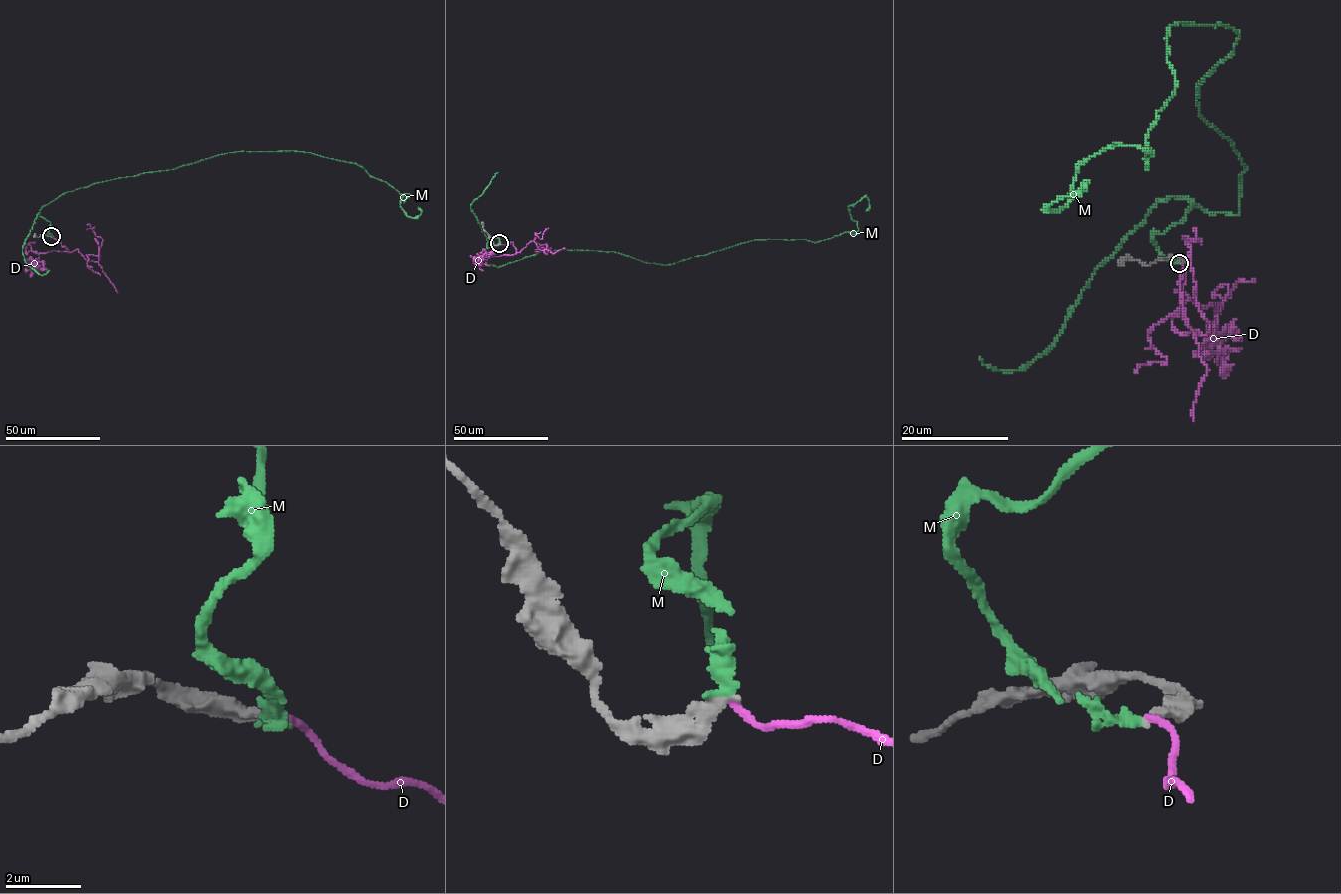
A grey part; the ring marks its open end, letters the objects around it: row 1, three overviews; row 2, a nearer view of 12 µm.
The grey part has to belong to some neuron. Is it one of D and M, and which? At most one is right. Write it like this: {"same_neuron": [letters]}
{"same_neuron": ["M"]}

